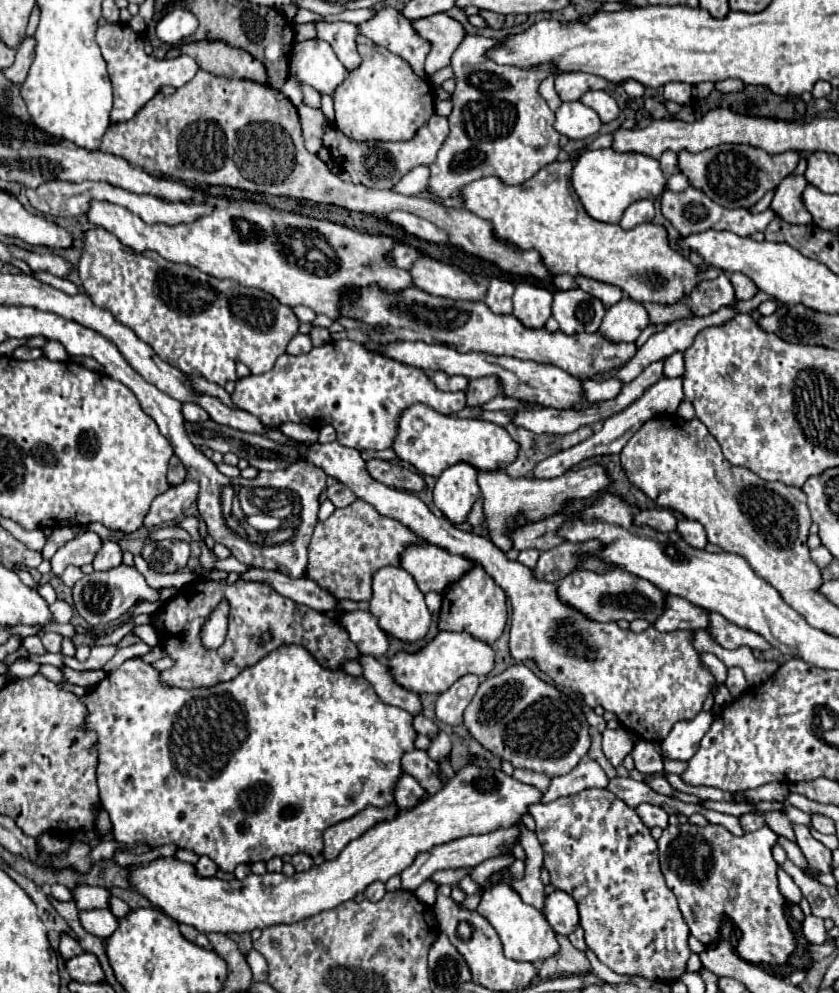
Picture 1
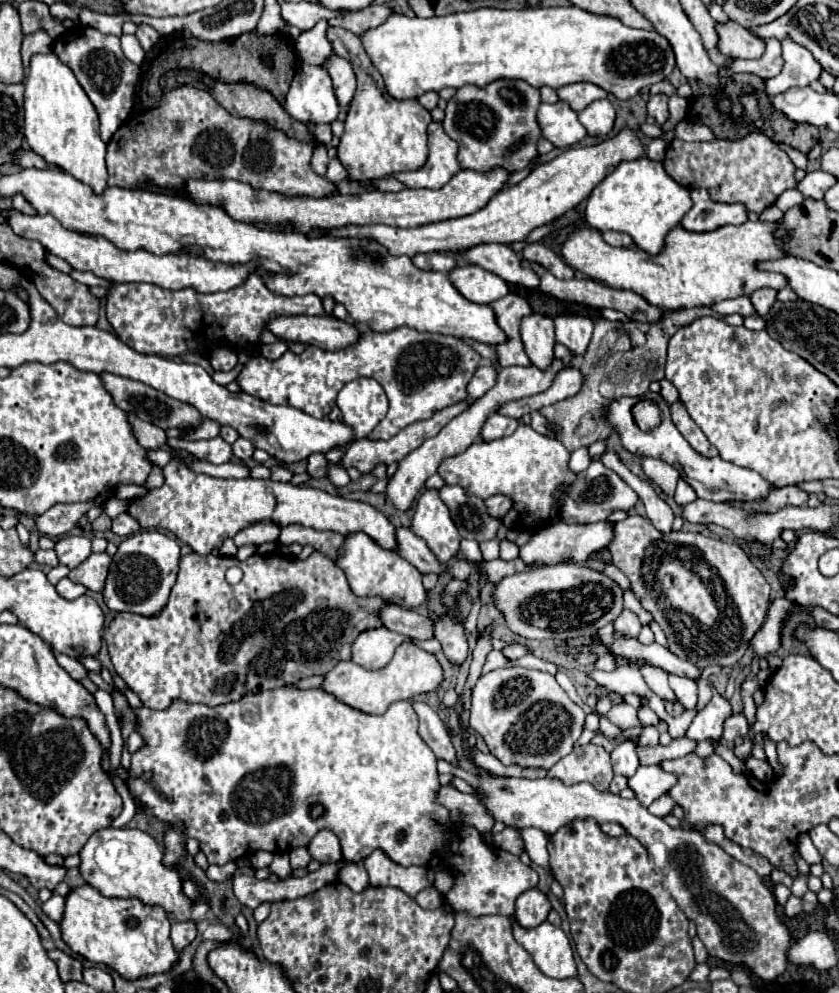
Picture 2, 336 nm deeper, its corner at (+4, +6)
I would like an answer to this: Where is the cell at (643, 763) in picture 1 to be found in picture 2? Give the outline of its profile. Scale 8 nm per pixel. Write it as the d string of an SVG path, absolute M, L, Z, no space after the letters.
M627 741L627 743L621 743L617 745L613 751L611 751L611 763L613 763L613 771L619 773L619 775L625 775L625 777L631 777L637 767L639 767L639 757L637 757L637 751L635 751L635 743Z

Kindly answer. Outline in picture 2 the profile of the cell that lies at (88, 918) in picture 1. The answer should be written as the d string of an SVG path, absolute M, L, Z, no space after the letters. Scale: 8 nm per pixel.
M53 895L47 903L43 903L43 911L47 913L47 917L51 917L53 921L59 923L59 919L63 919L63 897Z

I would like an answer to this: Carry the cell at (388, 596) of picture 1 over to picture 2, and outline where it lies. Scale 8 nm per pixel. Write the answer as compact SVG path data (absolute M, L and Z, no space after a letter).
M355 533L345 539L345 547L337 559L337 565L345 571L347 581L355 595L361 595L361 597L375 595L375 597L387 599L387 603L407 607L407 609L415 609L423 605L427 597L421 583L421 573L415 571L415 567L411 567L411 563L407 563L399 553L381 549L365 533Z

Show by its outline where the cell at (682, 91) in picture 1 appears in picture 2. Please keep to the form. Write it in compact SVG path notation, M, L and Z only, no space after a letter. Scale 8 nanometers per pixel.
M659 93L659 95L653 95L647 103L647 113L661 125L665 123L665 119L669 117L669 109L667 109L667 103L669 103L669 95L665 93Z

